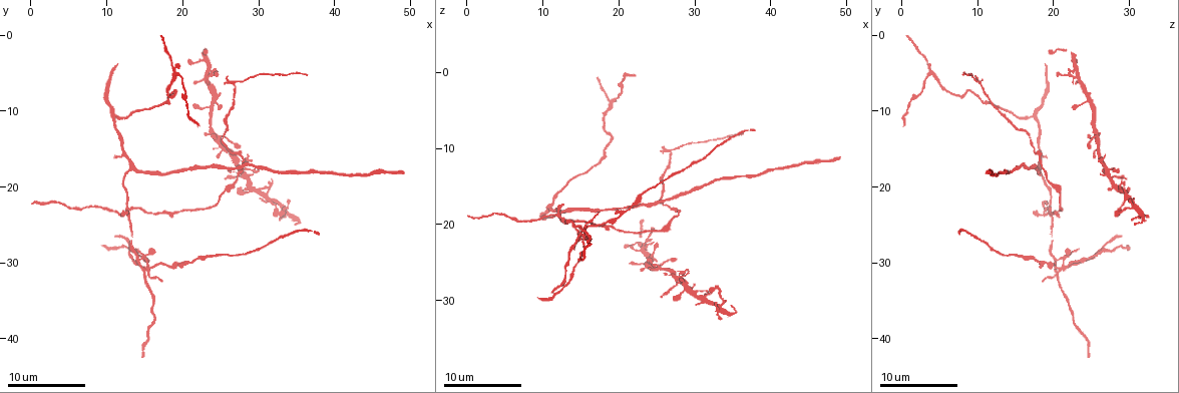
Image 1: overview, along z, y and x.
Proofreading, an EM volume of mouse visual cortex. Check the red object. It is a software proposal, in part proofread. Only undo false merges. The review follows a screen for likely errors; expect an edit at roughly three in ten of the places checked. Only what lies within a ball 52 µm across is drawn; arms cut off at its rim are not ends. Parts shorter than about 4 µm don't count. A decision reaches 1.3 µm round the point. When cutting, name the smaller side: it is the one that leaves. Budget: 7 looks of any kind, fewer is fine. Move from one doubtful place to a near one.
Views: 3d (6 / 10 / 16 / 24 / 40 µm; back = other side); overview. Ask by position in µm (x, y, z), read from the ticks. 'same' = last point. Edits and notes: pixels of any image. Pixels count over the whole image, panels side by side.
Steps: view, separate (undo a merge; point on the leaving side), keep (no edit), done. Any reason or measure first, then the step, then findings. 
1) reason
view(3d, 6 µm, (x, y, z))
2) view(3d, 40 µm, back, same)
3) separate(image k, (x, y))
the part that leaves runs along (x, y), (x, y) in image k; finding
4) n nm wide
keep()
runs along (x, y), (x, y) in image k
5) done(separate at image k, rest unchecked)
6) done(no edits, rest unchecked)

three arms meet
view(3d, 10 µm, (13.4, 17.4, 18.0))

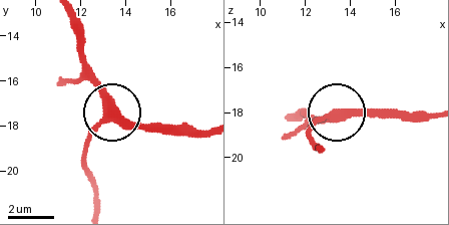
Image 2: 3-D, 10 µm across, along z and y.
zoom in
view(3d, 6 µm, (13.6, 17.4, 18.1))

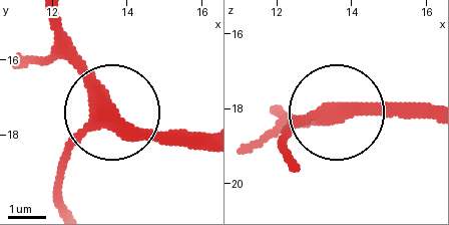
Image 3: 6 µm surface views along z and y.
3 arms
keep()
continuous, no second cell

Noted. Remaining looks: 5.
three-way junction
view(3d, 10 µm, (11.0, 10.8, 17.4))

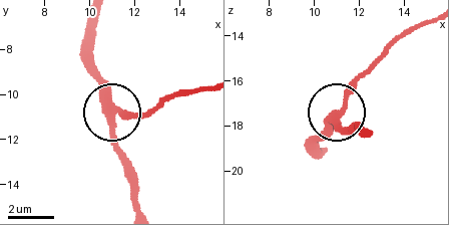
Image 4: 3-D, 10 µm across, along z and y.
view(3d, 10 µm, back, (11.2, 10.8, 17.2))

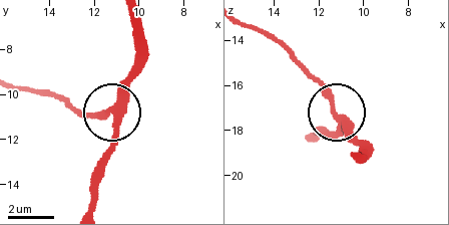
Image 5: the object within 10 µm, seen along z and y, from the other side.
side arm 8 µm; 3 arms
keep()
all the same cell

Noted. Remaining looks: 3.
a fork
view(3d, 10 µm, (18.8, 4.8, 3.6))

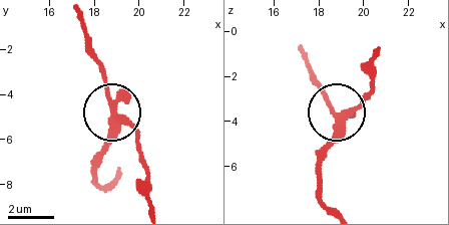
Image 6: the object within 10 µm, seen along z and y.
side arm 6 µm
keep()
runs along (112, 180), (95, 180), (95, 157), (112, 123), (97, 66) in image 6; one cell here

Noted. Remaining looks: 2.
done(no edits, rest unchecked)

